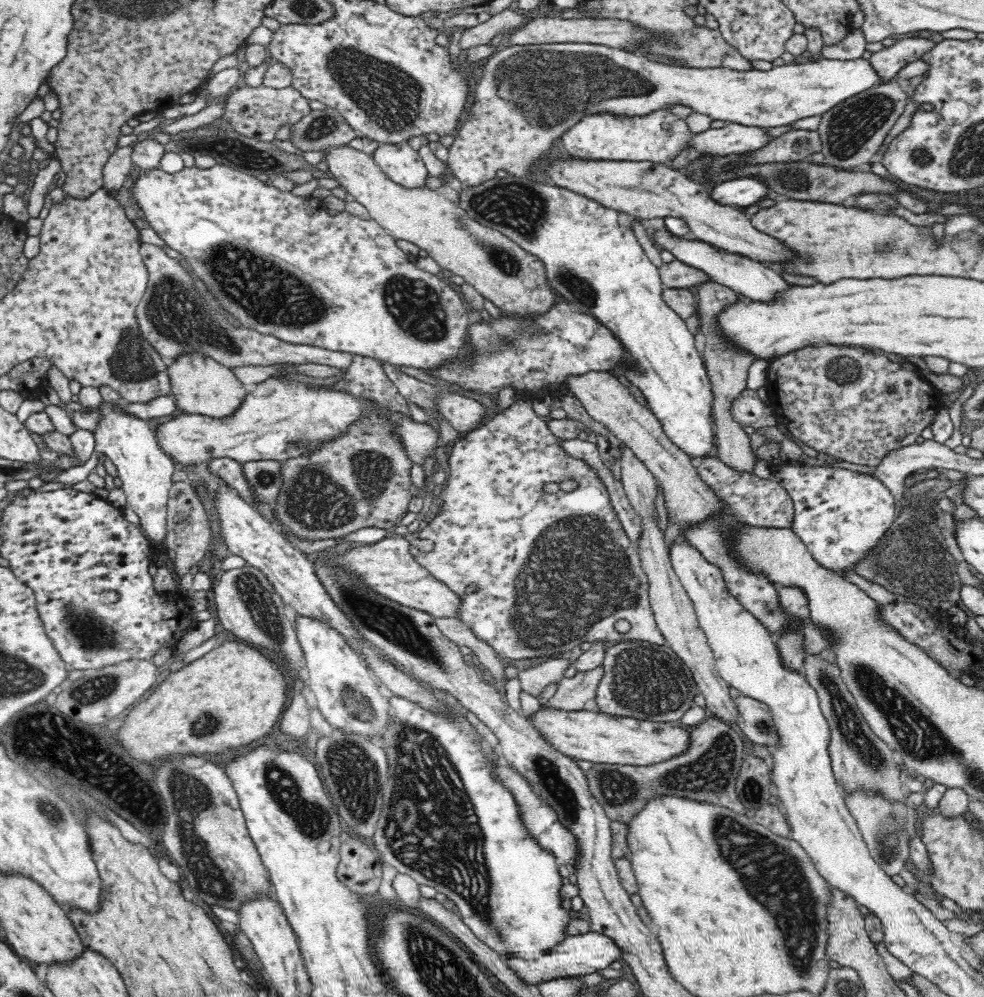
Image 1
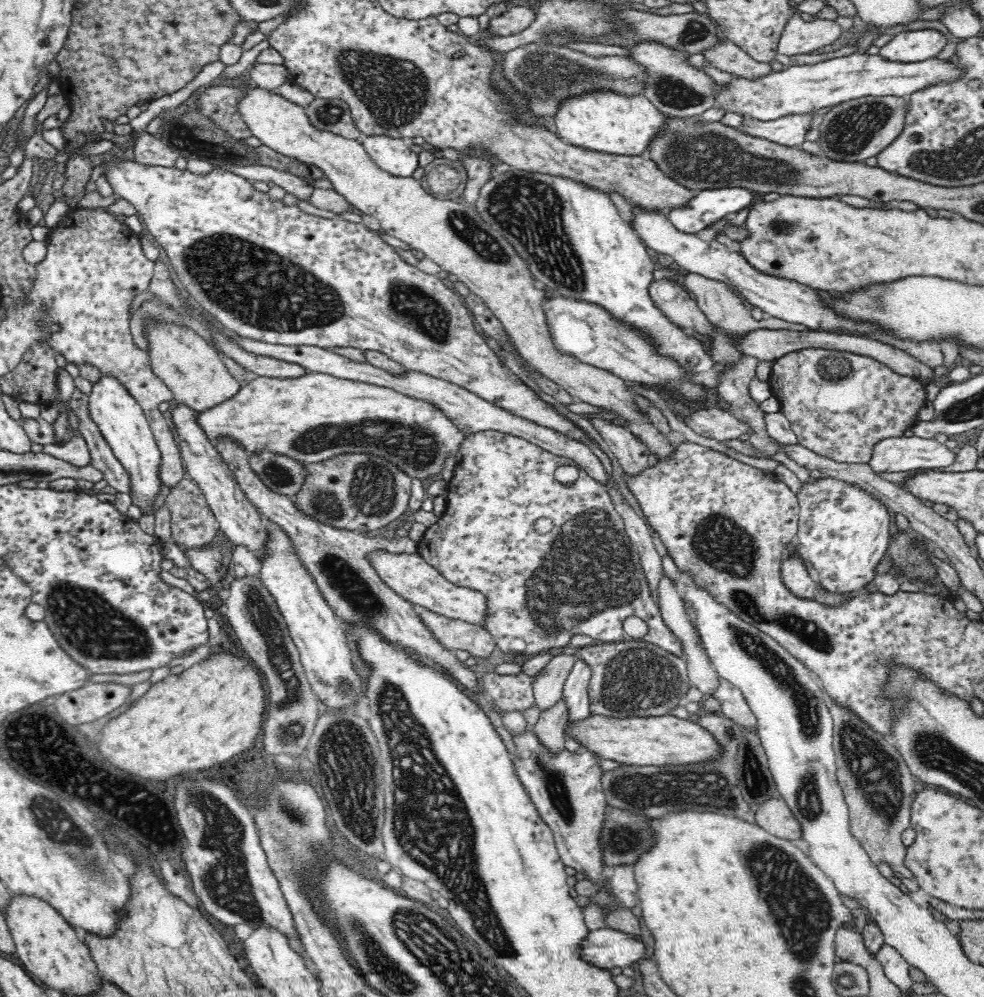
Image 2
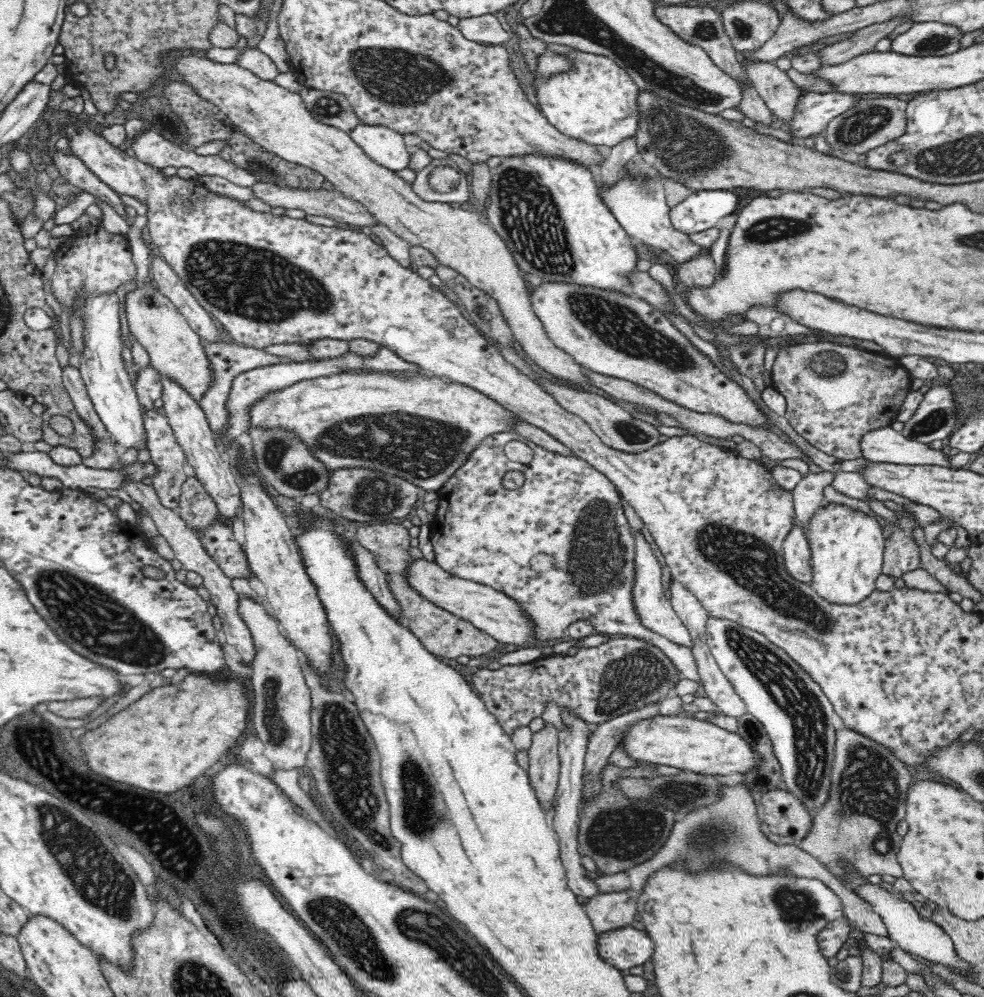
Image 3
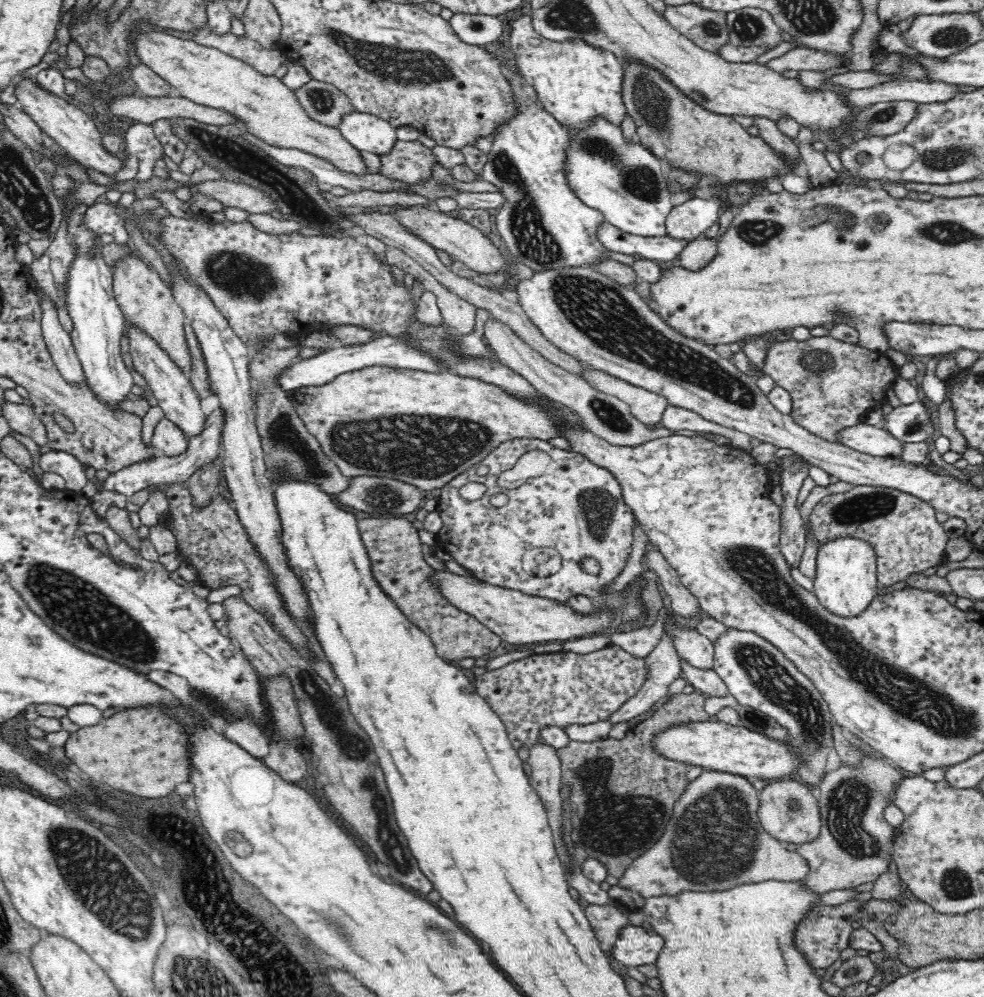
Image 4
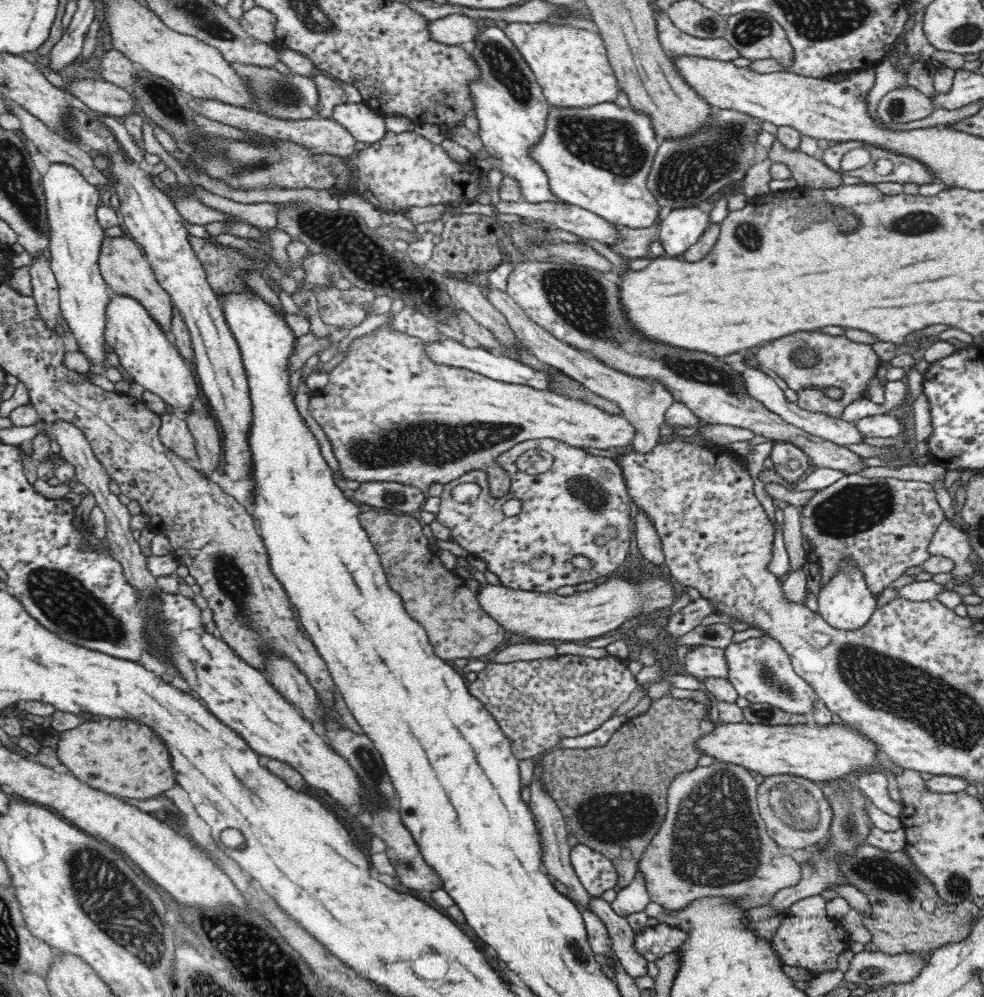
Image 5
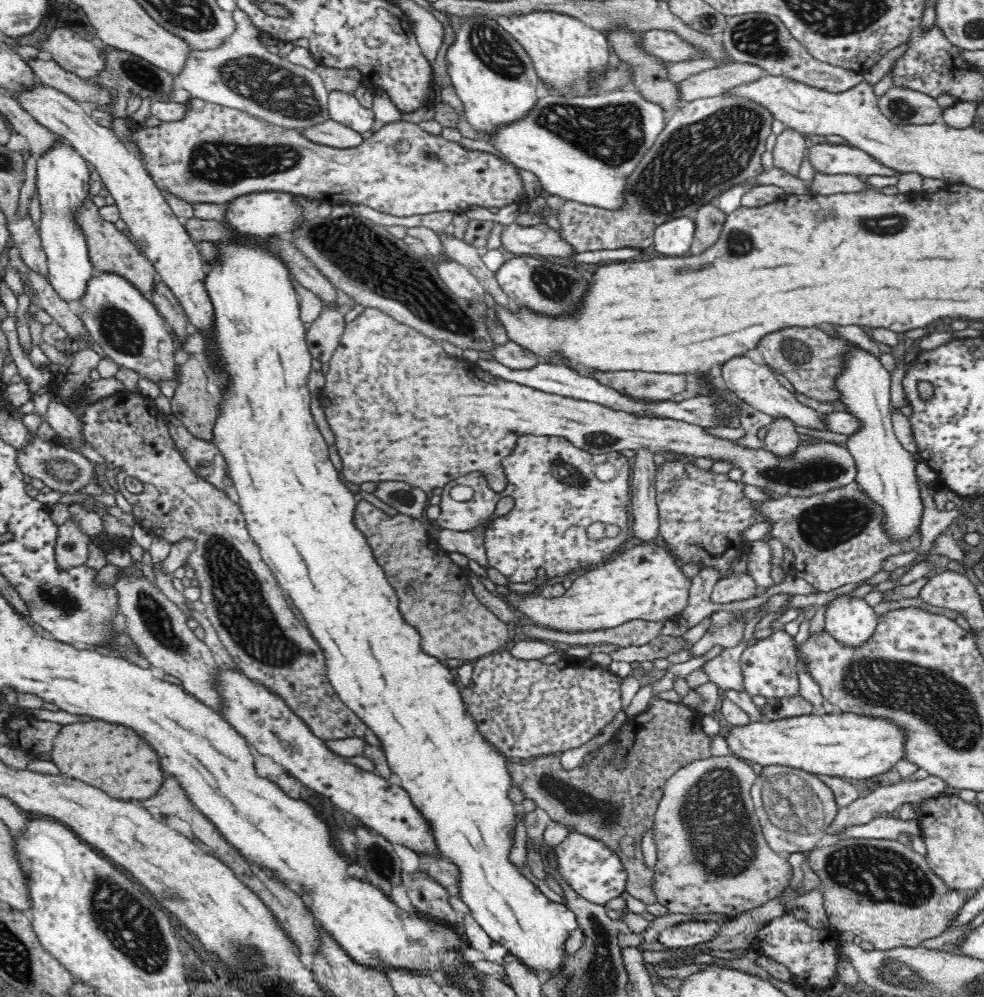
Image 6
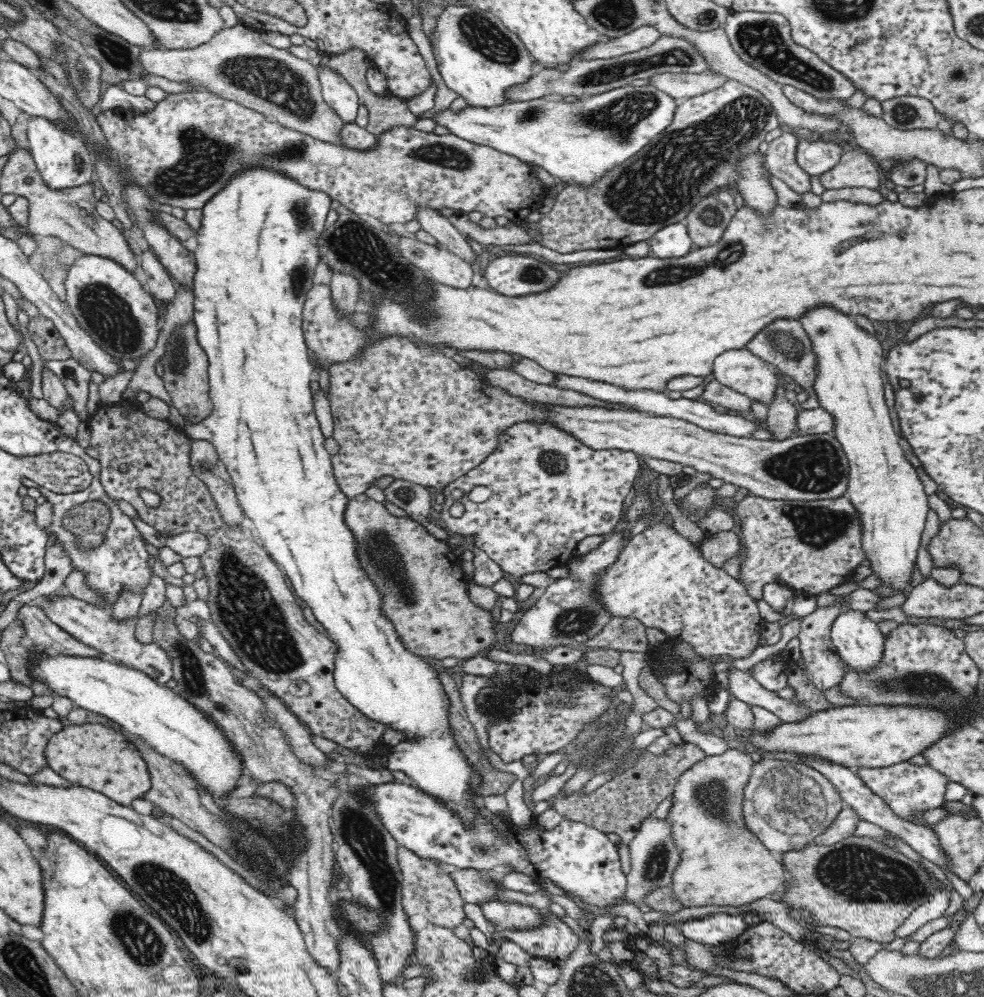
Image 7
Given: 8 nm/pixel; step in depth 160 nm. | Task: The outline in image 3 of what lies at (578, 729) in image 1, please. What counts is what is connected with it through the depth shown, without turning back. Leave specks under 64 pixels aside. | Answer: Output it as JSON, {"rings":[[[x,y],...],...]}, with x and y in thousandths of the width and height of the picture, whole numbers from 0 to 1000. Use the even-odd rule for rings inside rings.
{"rings":[[[666,717],[649,722],[633,738],[636,756],[644,763],[685,768],[714,777],[757,777],[773,767],[773,756],[765,751],[749,734],[736,732],[728,726],[707,721],[705,718]]]}

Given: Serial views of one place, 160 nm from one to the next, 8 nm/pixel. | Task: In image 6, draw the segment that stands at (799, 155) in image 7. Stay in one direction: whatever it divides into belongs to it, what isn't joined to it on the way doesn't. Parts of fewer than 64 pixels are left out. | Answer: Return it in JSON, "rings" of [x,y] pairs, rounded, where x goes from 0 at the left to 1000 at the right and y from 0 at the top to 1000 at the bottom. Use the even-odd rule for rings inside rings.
{"rings":[[[829,143],[818,153],[825,169],[837,175],[867,175],[880,179],[886,175],[913,177],[913,172],[894,164],[886,156],[866,145]]]}

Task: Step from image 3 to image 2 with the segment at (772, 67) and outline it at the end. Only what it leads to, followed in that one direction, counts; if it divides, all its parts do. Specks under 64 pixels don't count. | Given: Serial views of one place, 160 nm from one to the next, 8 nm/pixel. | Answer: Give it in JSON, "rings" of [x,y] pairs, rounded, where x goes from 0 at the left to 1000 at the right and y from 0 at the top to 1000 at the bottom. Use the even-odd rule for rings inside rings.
{"rings":[[[736,38],[724,50],[715,52],[715,59],[722,61],[730,70],[760,80],[770,80],[787,71],[784,63],[765,60],[758,52]]]}

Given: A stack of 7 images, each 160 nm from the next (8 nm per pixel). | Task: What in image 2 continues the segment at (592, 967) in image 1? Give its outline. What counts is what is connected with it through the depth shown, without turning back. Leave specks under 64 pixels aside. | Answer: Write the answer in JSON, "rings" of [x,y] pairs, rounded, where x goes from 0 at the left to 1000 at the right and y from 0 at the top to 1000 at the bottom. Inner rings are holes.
{"rings":[[[618,929],[600,934],[591,945],[590,960],[608,971],[640,970],[655,957],[657,948],[648,940]]]}

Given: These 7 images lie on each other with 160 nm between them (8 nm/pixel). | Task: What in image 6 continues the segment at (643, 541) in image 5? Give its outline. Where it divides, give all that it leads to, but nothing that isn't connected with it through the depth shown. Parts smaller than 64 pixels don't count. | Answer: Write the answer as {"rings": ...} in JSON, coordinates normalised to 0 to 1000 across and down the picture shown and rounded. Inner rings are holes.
{"rings":[[[647,451],[642,471],[642,532],[650,544],[662,544],[669,540],[670,510],[666,488],[668,470],[665,455],[657,451]]]}

